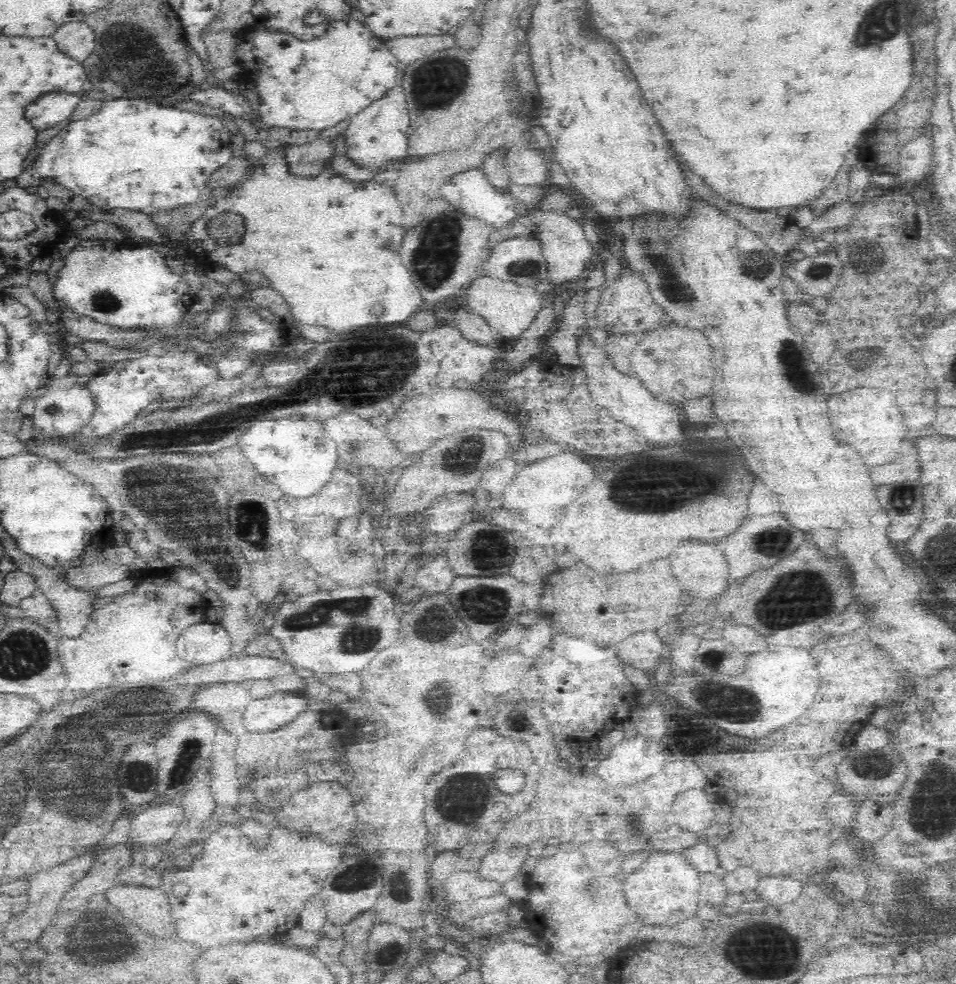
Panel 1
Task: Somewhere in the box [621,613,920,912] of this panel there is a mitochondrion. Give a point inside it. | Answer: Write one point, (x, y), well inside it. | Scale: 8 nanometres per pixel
(727, 705)

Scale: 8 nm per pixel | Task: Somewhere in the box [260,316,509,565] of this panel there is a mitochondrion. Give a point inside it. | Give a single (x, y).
(467, 454)

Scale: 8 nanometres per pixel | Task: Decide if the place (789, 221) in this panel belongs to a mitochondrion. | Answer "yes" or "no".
no

